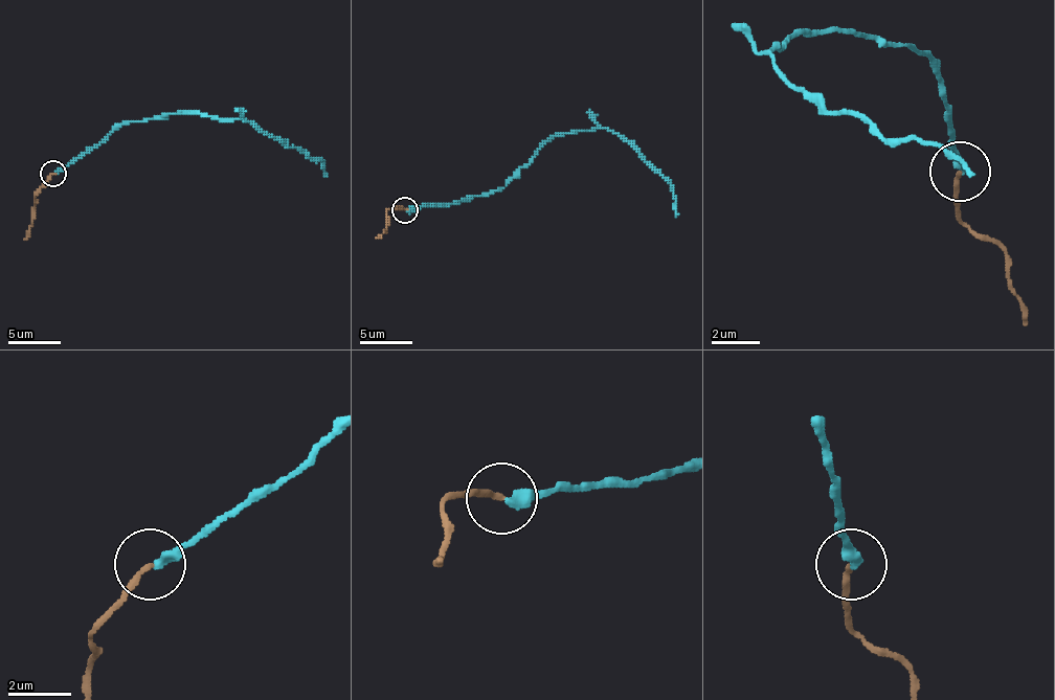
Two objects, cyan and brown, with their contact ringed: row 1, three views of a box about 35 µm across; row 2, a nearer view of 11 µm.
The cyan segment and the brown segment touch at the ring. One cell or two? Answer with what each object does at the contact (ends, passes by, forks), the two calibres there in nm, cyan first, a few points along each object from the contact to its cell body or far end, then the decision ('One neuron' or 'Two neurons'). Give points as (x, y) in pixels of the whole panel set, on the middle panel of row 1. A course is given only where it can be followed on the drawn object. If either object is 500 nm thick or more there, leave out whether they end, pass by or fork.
At the ring cyan ends. At the ring brown ends. Thickness 360 nm (cyan) against 190 nm. Course of cyan: (407, 209), (449, 206), (496, 190), (551, 138), (605, 128), (619, 133), (671, 185), (678, 215). Course of brown: (404, 209), (386, 211), (383, 229), (376, 238). Two neurons

